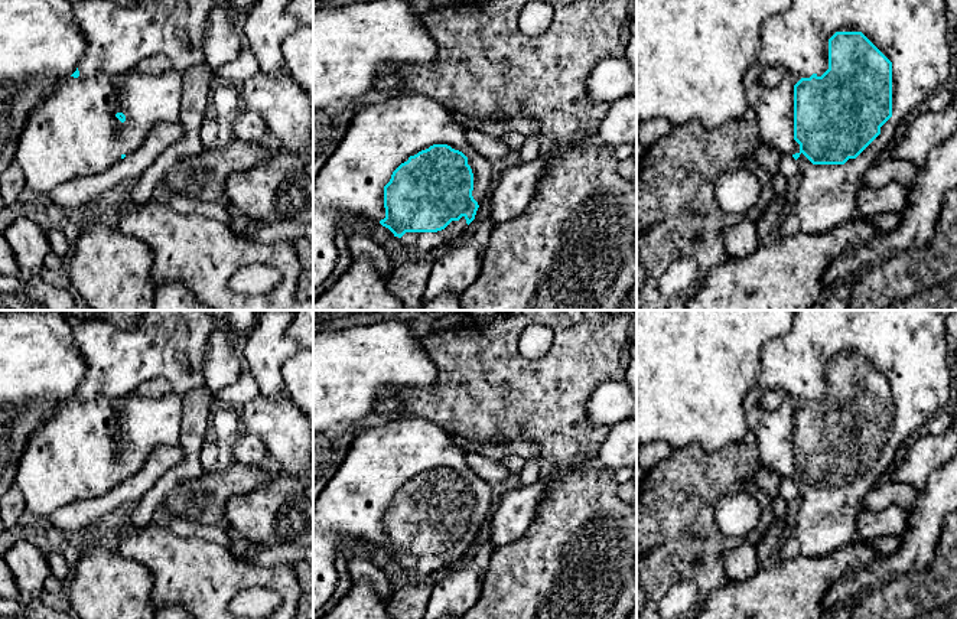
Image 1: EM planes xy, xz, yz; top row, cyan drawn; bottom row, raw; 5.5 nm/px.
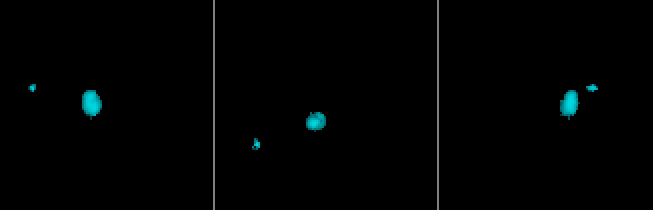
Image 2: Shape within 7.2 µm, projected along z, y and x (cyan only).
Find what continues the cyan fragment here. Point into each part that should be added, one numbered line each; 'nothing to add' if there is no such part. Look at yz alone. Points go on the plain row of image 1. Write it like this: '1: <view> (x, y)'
1: yz (908, 348)

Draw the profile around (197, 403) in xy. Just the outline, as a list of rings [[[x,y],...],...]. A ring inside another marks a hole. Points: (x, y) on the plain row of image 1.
[[[206,385],[188,388],[182,401],[182,430],[179,446],[183,449],[183,460],[166,472],[152,489],[140,499],[126,527],[140,528],[153,519],[156,508],[180,483],[195,480],[204,475],[199,456],[205,439],[212,433],[211,405],[214,392]]]

